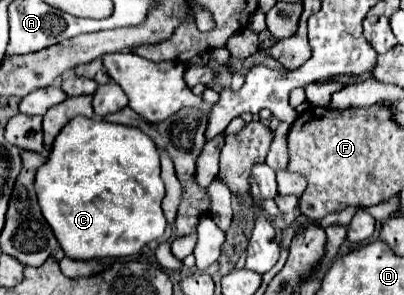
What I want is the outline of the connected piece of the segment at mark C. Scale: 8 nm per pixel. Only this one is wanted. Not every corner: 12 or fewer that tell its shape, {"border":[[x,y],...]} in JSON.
{"border":[[72,118],[36,174],[64,254],[128,258],[166,230],[160,154]]}

